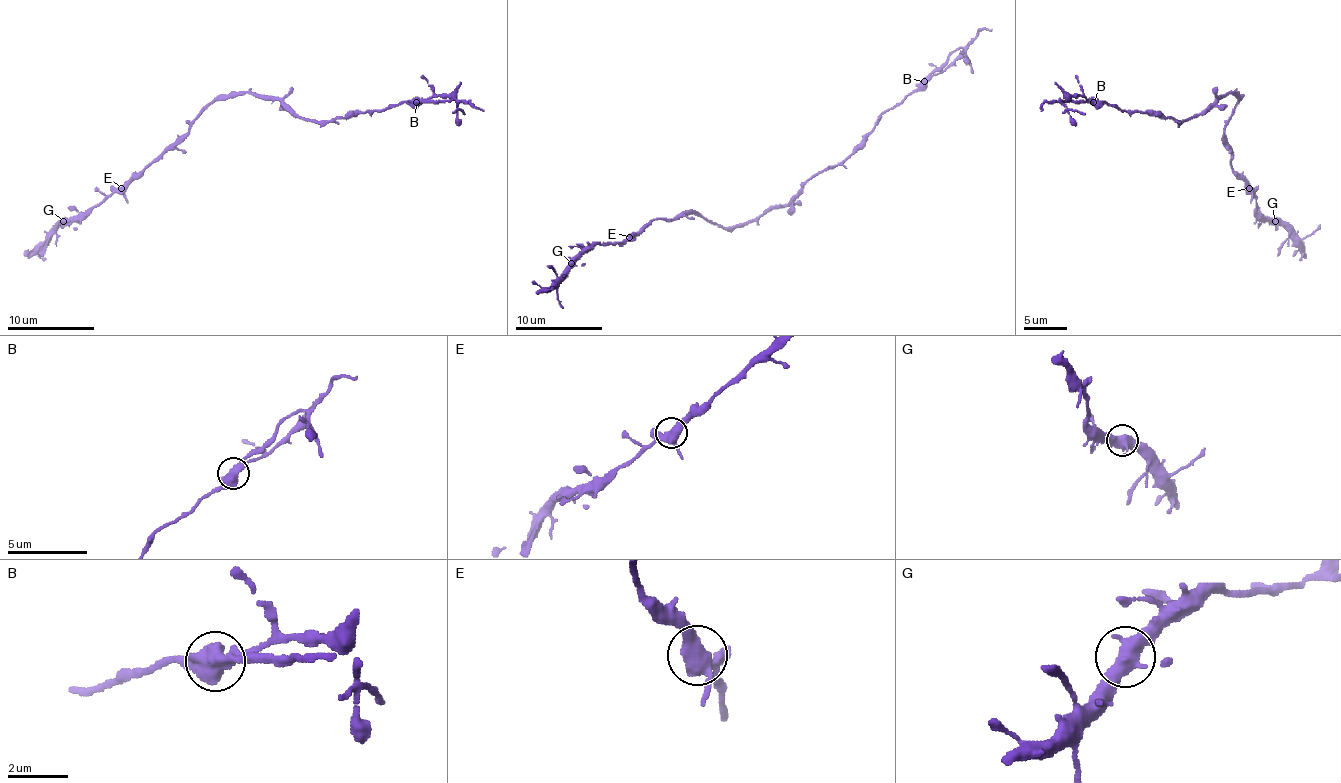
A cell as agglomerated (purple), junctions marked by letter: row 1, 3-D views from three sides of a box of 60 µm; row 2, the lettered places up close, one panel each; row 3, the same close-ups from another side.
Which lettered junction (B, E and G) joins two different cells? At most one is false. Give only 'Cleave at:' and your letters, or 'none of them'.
Cleave at: B

